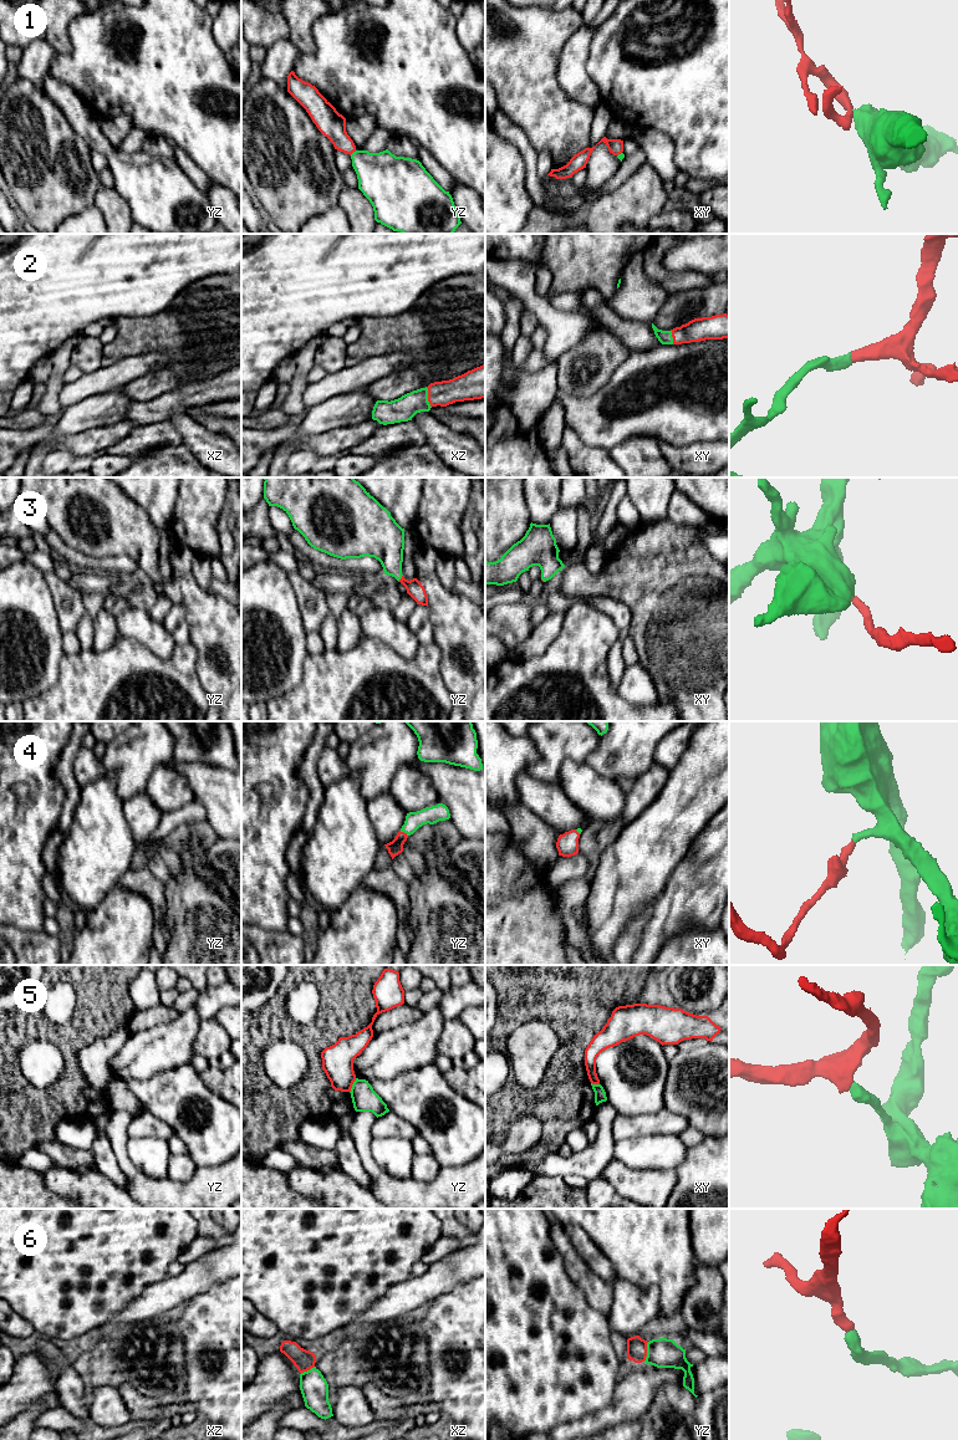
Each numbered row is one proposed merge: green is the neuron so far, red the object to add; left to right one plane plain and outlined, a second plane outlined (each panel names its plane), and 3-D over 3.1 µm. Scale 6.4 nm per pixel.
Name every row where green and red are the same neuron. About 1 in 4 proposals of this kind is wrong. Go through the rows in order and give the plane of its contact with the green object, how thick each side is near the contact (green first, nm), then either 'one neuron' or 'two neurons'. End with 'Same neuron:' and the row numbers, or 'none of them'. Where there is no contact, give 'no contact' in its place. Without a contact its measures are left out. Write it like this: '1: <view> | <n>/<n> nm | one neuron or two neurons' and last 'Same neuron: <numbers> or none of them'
1: yz | 320/170 nm | one neuron
2: xz | 160/170 nm | one neuron
3: yz | 240/110 nm | one neuron
4: yz | 110/90 nm | one neuron
5: yz | 160/200 nm | two neurons
6: yz | 190/130 nm | one neuron
Same neuron: 1, 2, 3, 4, 6

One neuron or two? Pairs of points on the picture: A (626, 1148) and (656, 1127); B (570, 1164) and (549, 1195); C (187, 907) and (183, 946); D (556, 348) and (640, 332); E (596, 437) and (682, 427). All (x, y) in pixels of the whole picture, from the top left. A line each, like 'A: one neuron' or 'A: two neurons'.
A: two neurons
B: two neurons
C: one neuron
D: two neurons
E: one neuron

